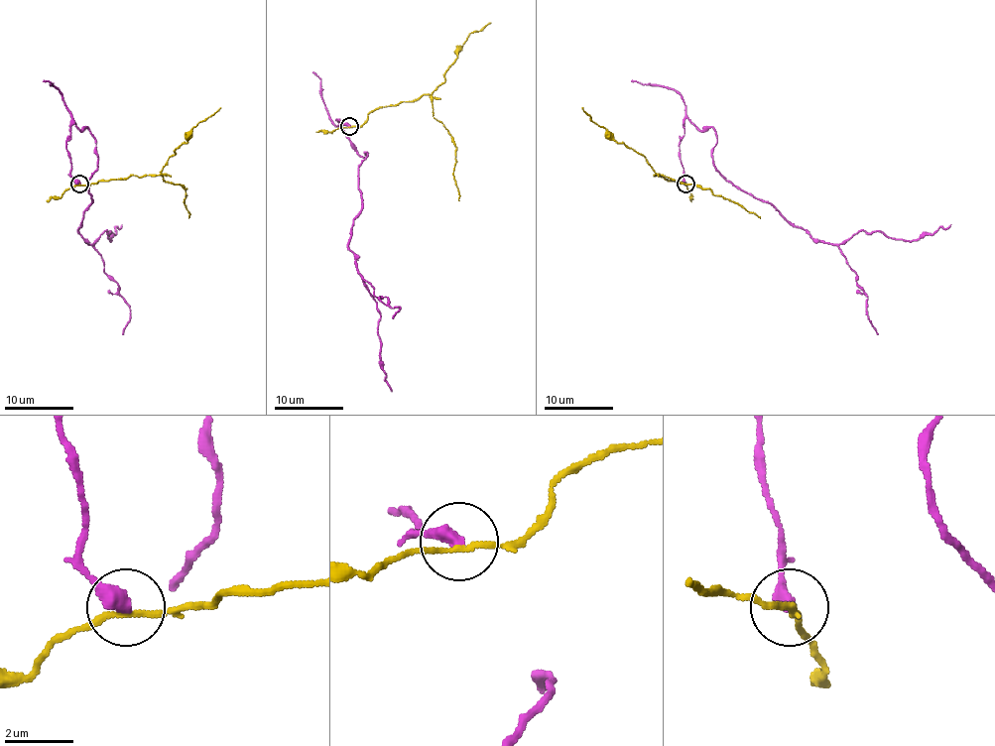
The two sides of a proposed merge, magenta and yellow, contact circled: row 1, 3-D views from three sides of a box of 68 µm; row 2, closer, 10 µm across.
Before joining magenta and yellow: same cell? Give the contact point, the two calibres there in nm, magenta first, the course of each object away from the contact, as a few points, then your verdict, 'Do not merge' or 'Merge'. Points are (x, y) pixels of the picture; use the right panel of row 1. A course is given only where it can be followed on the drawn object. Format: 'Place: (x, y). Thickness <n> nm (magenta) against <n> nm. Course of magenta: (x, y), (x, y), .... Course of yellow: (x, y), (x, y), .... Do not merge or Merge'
Place: (685, 184). Thickness 440 nm (magenta) against 150 nm. Course of magenta: (684, 185), (689, 119), (715, 132), (726, 179), (815, 239), (881, 230), (917, 241), (951, 223). Course of yellow: (686, 185), (654, 176), (707, 189), (738, 203), (760, 218). Do not merge

